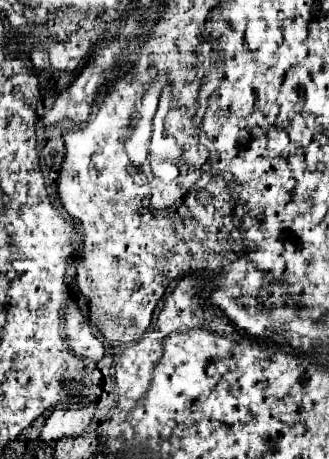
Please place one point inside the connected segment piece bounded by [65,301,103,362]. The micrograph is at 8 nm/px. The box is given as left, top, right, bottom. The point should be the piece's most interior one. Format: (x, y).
(82, 341)

